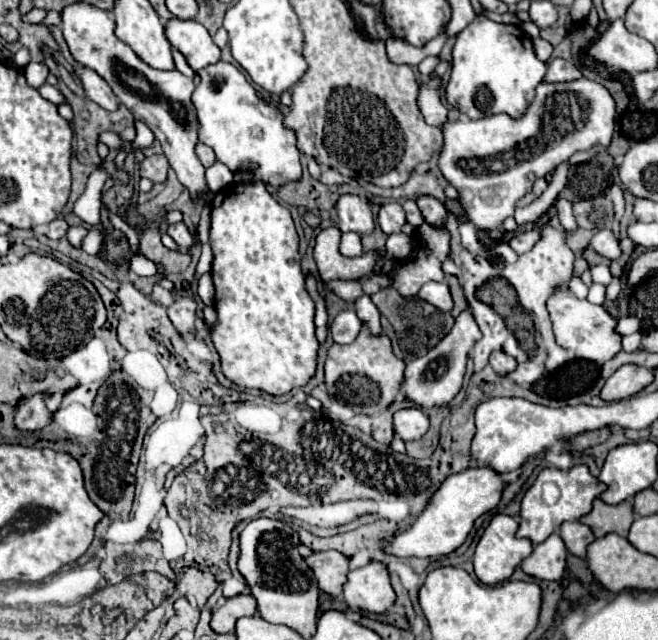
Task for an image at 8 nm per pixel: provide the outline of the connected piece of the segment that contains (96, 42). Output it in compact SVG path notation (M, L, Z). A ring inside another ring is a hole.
M75 1L63 7L61 15L63 15L61 31L73 59L83 67L89 67L97 75L101 75L109 83L121 105L125 105L135 119L143 121L155 133L171 169L177 173L177 179L187 187L191 199L197 203L205 203L201 195L209 193L209 189L205 183L205 167L195 155L197 115L191 103L191 93L195 91L193 81L183 73L179 73L177 69L161 71L141 61L139 55L127 43L115 37L113 33L115 21L111 13L87 1Z

